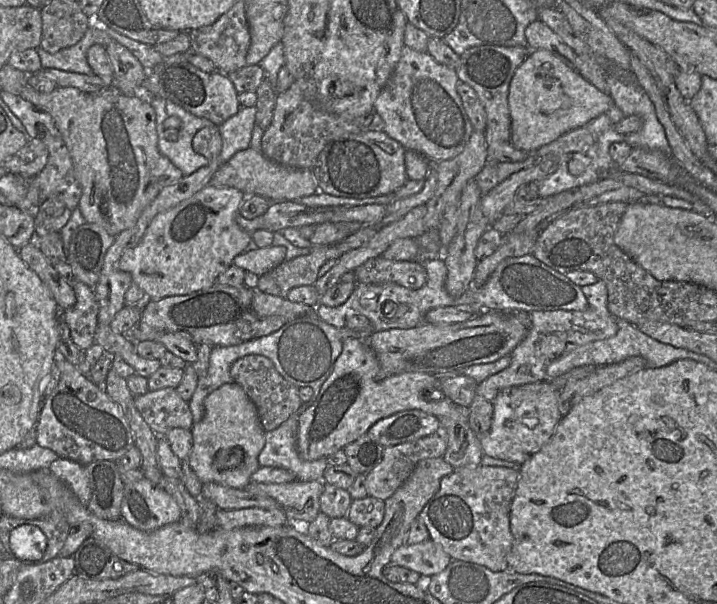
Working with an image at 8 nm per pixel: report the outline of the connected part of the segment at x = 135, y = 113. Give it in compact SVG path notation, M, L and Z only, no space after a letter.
M29 84L21 89L20 96L53 117L68 148L75 175L81 185L82 195L78 209L86 222L103 227L114 237L133 227L143 209L161 190L178 183L184 176L158 149L156 117L149 97L128 96L118 90L84 92L72 87L57 87L51 93L42 93L34 90Z

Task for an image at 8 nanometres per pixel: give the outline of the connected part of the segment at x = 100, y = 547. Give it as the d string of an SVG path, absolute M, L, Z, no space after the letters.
M90 536L73 554L75 574L91 580L117 579L140 567L117 557L101 540Z

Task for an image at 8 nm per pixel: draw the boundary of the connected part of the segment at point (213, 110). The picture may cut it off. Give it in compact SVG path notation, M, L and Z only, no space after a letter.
M183 53L164 57L160 63L148 71L148 78L143 82L143 87L150 93L147 96L169 100L191 114L205 118L217 126L241 109L239 94L227 74L206 73L189 63Z

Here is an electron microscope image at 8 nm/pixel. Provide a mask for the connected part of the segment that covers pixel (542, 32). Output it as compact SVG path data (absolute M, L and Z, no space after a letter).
M535 20L525 29L527 47L530 50L544 49L555 54L566 65L576 70L574 61L576 52L564 43L561 38L542 21Z

